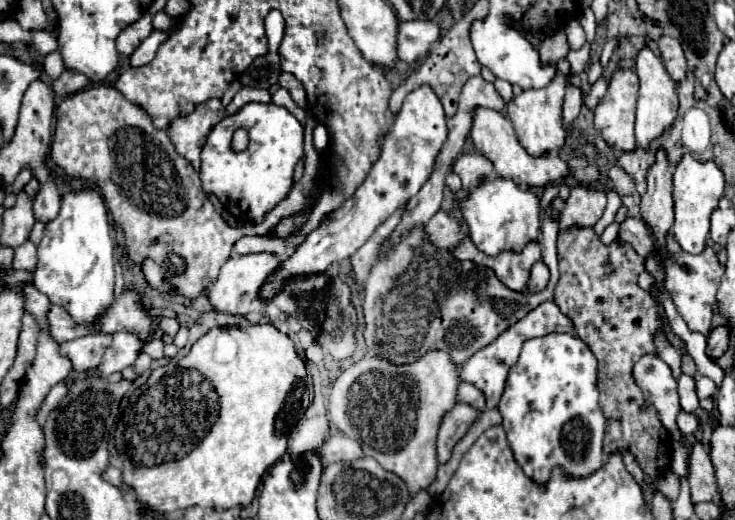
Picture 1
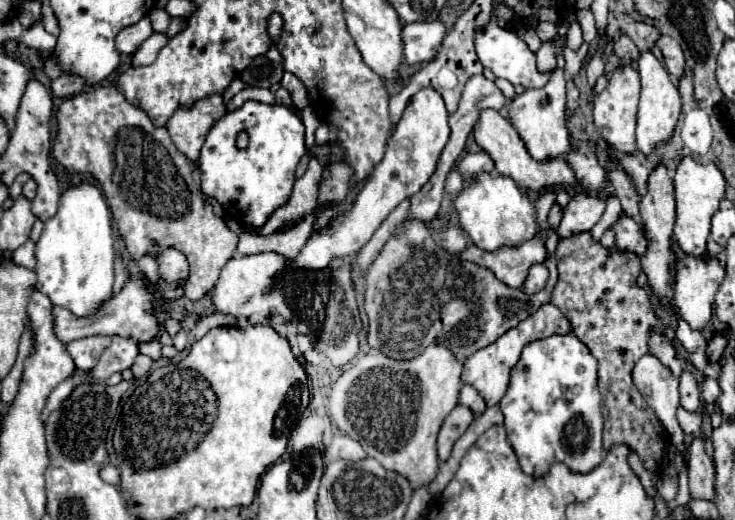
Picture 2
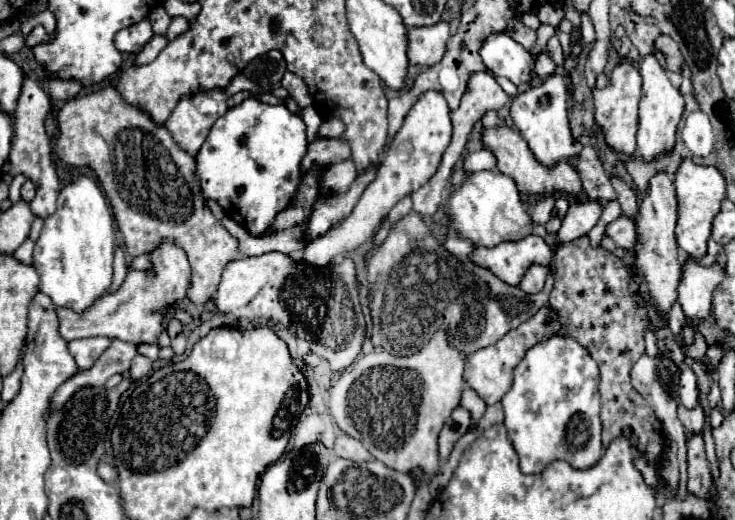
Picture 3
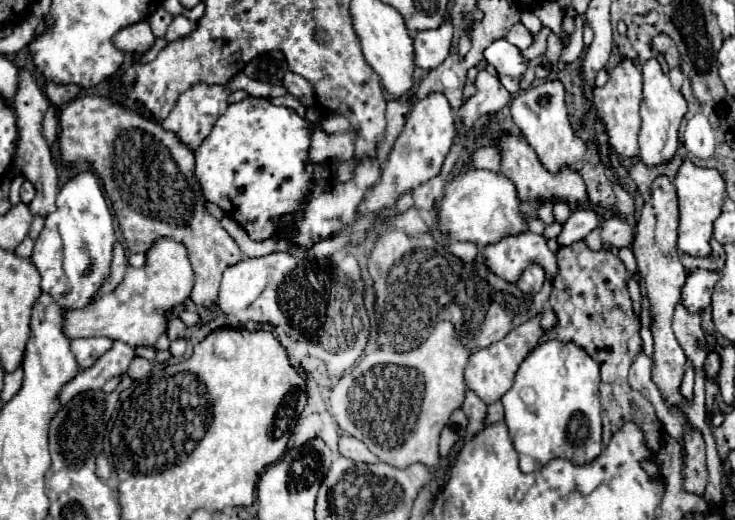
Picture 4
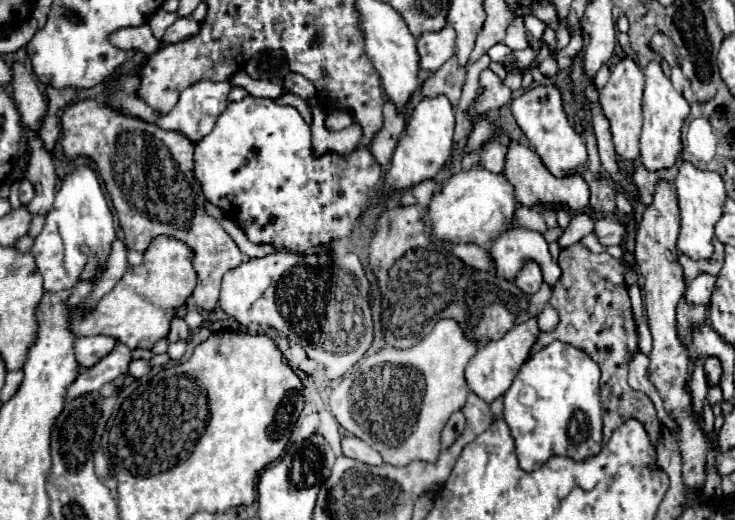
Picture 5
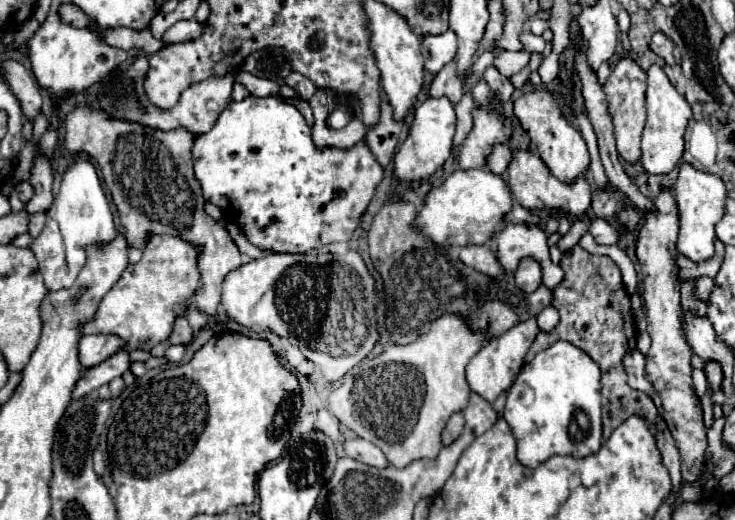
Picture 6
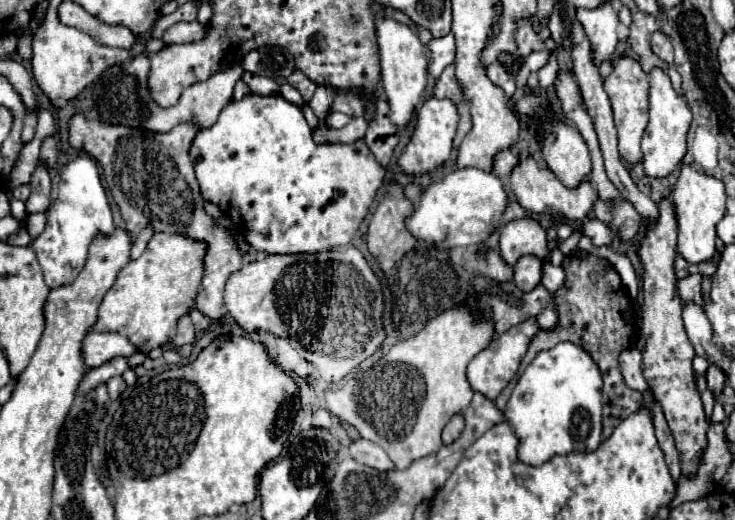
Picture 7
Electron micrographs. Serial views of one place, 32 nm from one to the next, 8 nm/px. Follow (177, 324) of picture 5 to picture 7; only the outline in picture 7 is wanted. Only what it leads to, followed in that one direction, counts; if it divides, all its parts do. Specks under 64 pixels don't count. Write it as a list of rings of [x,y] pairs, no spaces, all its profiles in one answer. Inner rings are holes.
[[[184,316],[184,318],[180,318],[180,320],[178,320],[178,334],[174,336],[174,340],[172,340],[172,342],[174,342],[174,344],[178,344],[178,346],[196,342],[196,328],[194,328],[194,324],[192,324],[190,316]]]

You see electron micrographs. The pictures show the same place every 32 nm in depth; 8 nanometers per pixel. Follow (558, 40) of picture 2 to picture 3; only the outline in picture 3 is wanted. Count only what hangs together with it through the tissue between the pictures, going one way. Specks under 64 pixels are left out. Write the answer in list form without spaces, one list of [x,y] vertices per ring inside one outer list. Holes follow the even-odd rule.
[[[542,52],[538,58],[536,58],[536,66],[534,66],[534,72],[538,74],[538,76],[544,76],[544,78],[548,78],[550,74],[554,74],[554,70],[556,70],[556,64]]]

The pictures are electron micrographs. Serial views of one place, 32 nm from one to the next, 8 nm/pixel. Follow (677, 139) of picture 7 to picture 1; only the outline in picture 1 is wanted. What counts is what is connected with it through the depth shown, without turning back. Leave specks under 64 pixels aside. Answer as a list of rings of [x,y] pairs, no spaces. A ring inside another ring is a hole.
[[[642,48],[638,52],[636,74],[640,78],[640,94],[636,110],[636,142],[642,150],[648,150],[652,140],[660,138],[668,128],[672,128],[678,116],[678,94],[676,94],[676,82],[668,76],[662,60],[650,48]]]

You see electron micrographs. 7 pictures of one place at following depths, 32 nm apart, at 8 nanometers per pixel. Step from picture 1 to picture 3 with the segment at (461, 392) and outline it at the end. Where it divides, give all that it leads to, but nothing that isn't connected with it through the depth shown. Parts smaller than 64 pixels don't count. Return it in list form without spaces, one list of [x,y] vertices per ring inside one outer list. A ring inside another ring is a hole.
[[[464,388],[462,392],[462,406],[470,412],[470,418],[472,418],[472,424],[470,426],[476,426],[478,420],[484,416],[486,412],[486,404],[484,400],[472,390],[472,388]]]

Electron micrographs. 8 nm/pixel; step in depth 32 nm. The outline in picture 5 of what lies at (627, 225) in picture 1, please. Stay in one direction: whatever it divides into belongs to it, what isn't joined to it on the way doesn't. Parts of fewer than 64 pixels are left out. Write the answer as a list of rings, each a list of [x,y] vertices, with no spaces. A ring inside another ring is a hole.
[[[596,218],[594,220],[594,234],[598,242],[604,246],[620,246],[626,238],[626,224],[612,218]]]

